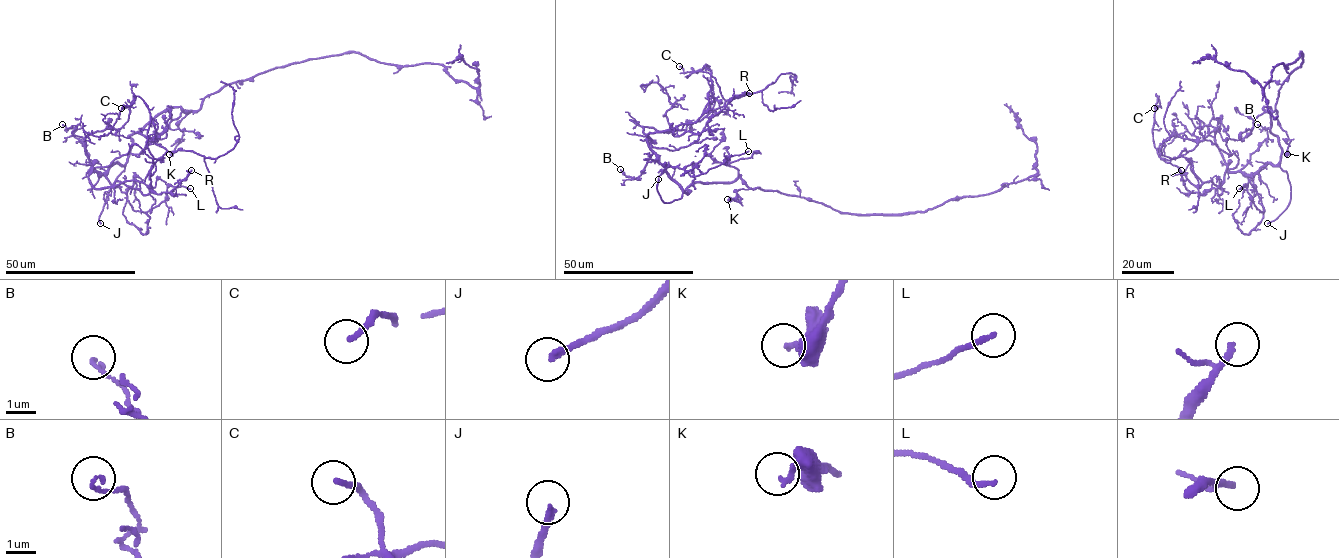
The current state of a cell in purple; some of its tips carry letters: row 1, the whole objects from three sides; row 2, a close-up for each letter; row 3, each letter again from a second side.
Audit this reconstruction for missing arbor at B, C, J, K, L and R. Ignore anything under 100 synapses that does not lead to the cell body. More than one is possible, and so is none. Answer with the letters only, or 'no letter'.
J

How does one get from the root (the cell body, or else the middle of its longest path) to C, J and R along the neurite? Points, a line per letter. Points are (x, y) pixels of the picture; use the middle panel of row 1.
C: (736, 178), (694, 182), (687, 193), (648, 145), (649, 133), (694, 123), (708, 107), (708, 66), (679, 66)
J: (736, 178), (730, 182), (694, 182), (687, 193), (684, 191), (680, 199), (669, 203), (661, 200), (658, 179)
R: (736, 178), (694, 182), (687, 193), (646, 136), (699, 134), (732, 98), (749, 93)

